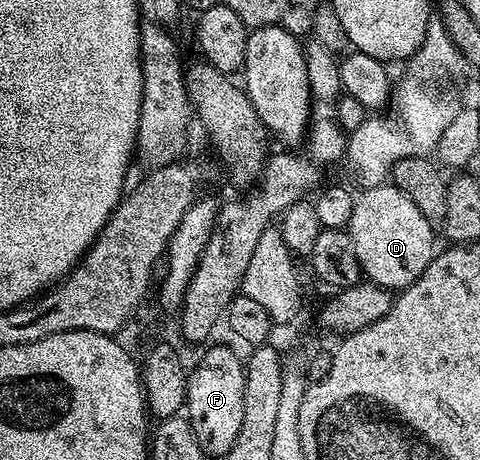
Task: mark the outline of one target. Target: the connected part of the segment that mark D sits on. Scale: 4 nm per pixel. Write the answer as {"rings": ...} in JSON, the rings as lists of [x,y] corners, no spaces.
{"rings":[[[392,183],[366,188],[362,197],[353,203],[347,232],[355,247],[355,255],[361,264],[362,274],[374,285],[382,285],[390,291],[400,291],[413,285],[423,275],[435,256],[433,249],[434,222],[428,221],[411,203],[402,189]]]}

